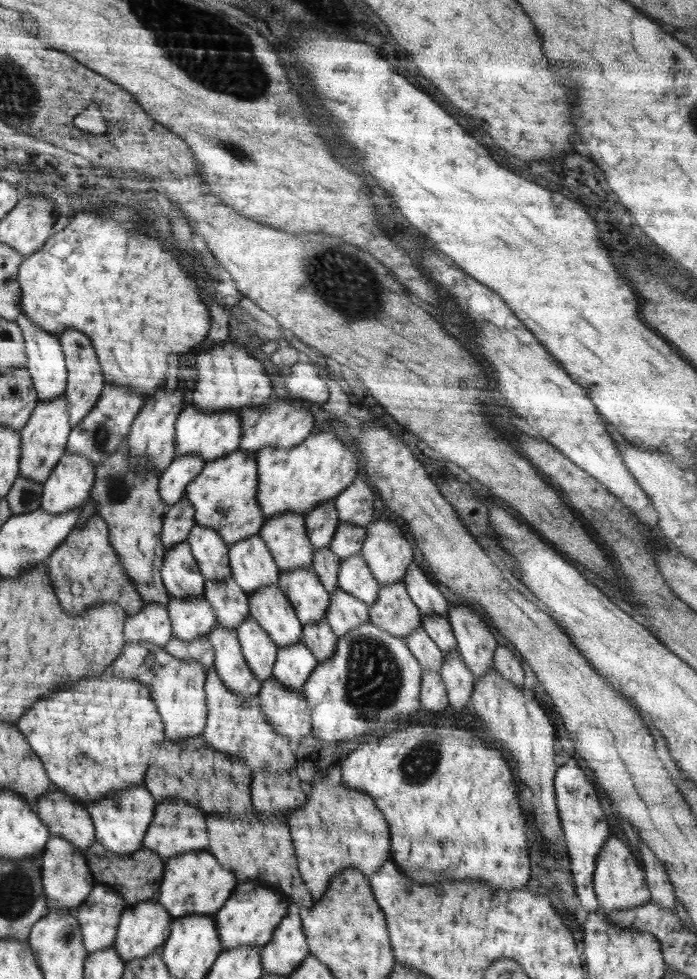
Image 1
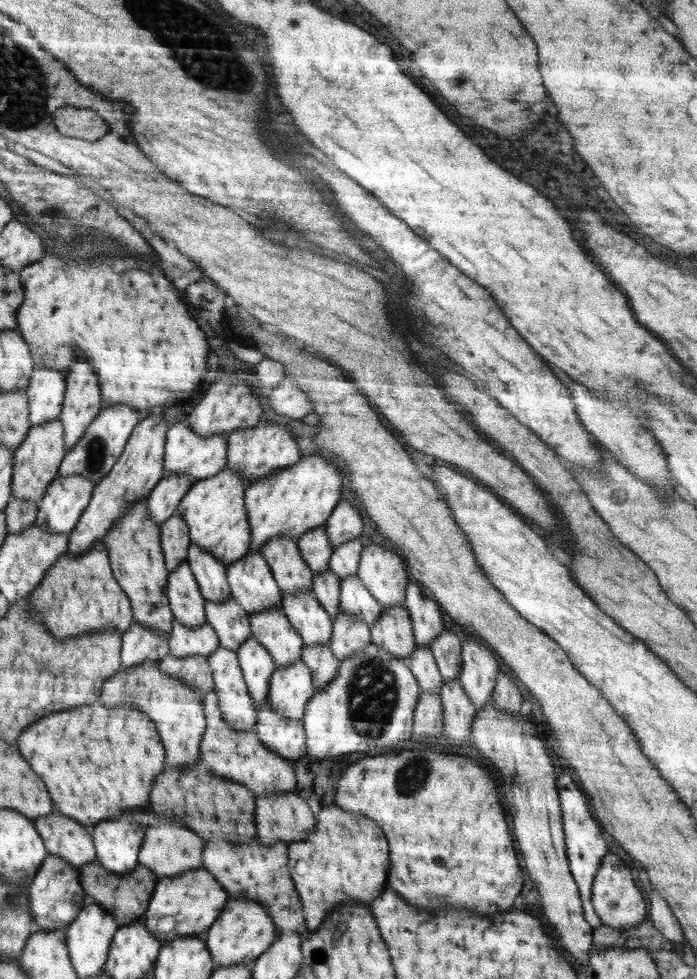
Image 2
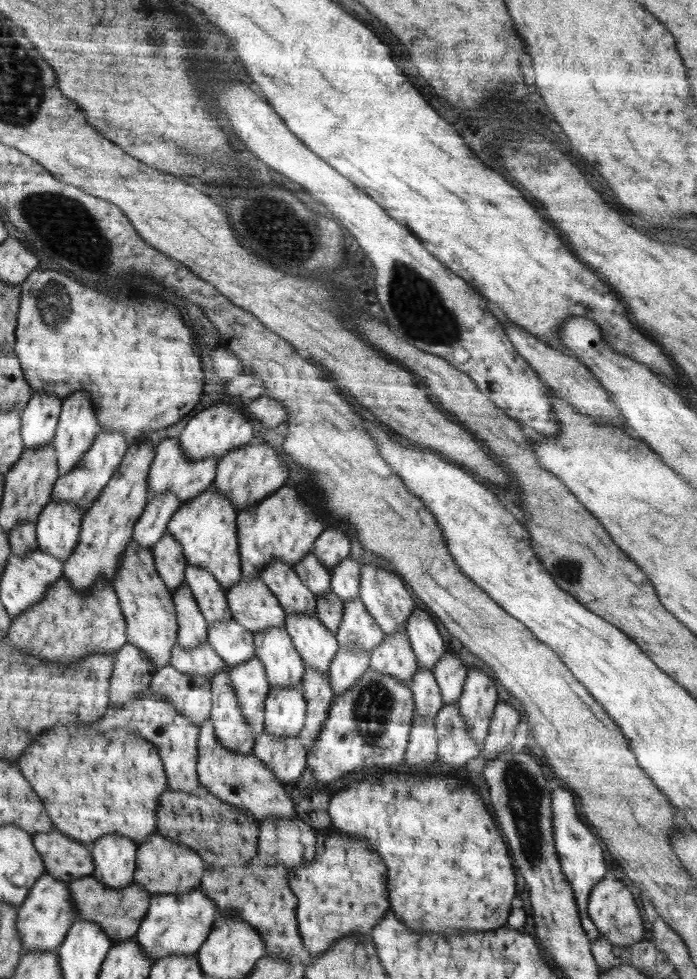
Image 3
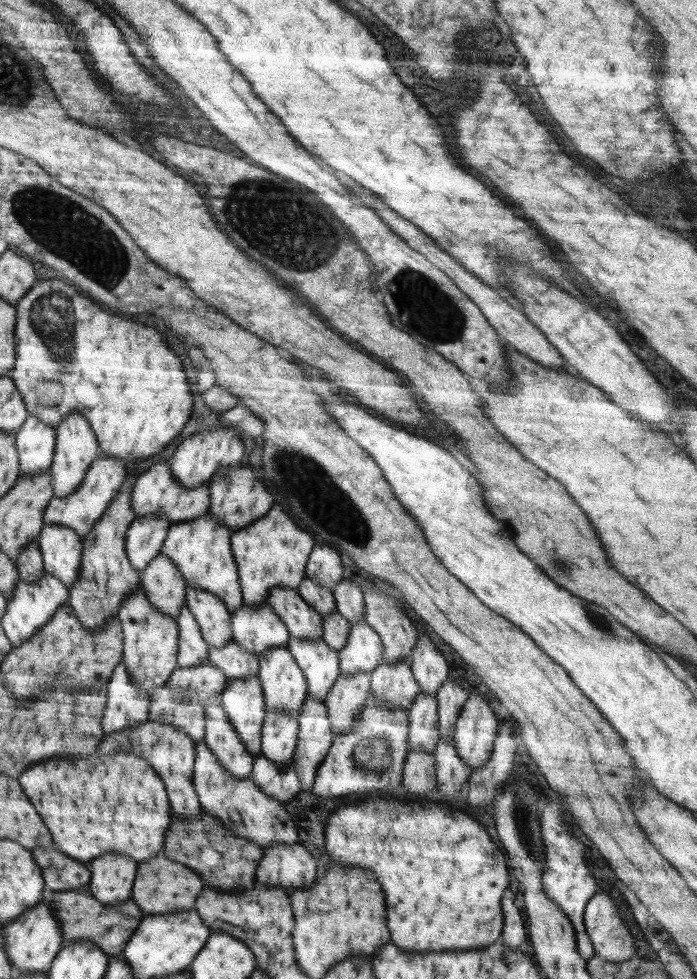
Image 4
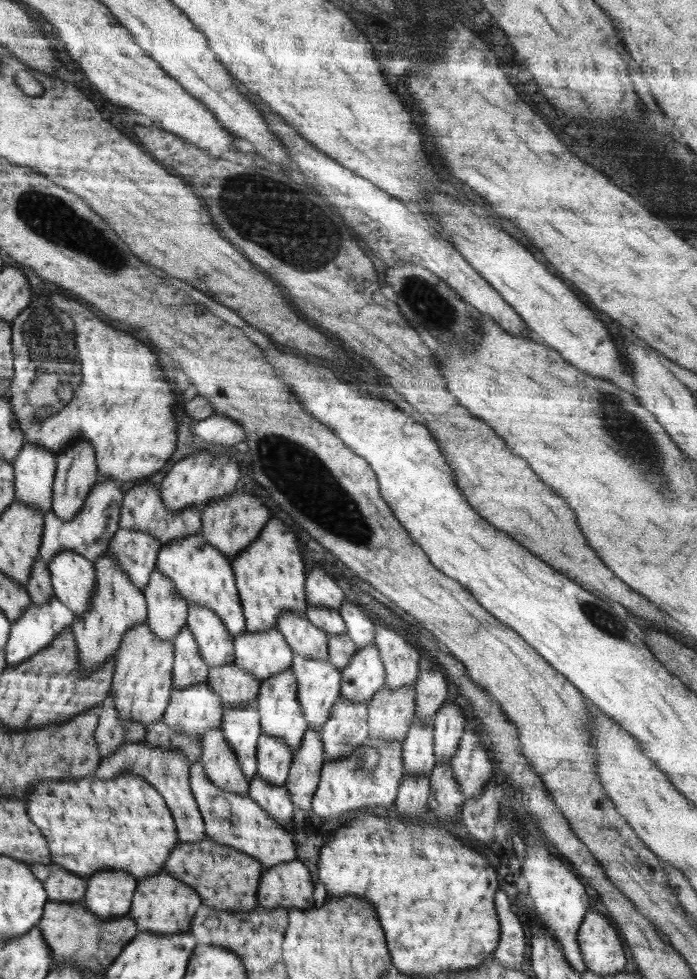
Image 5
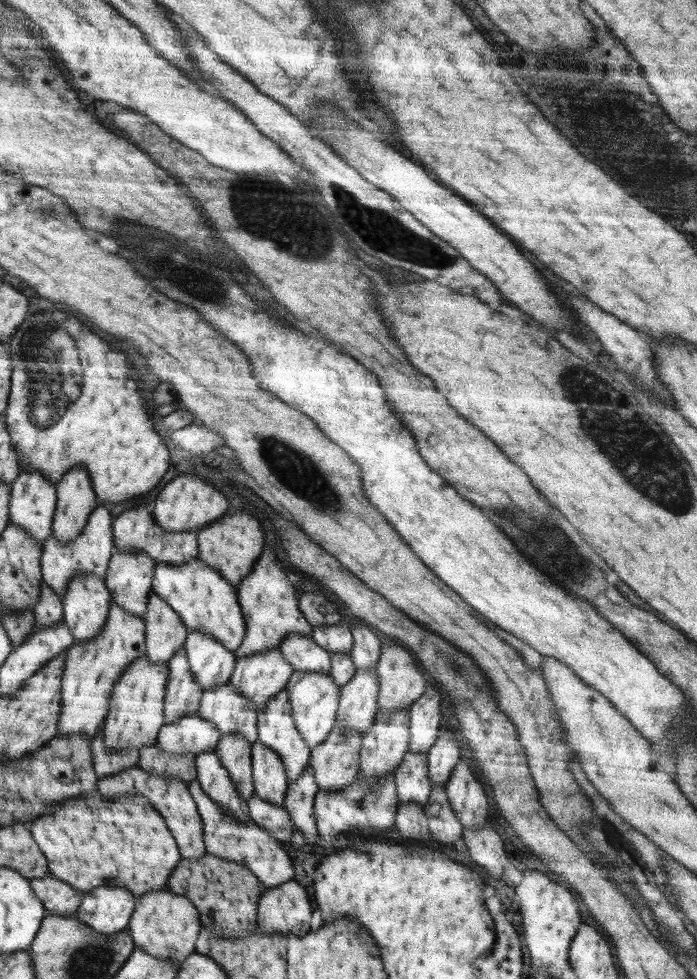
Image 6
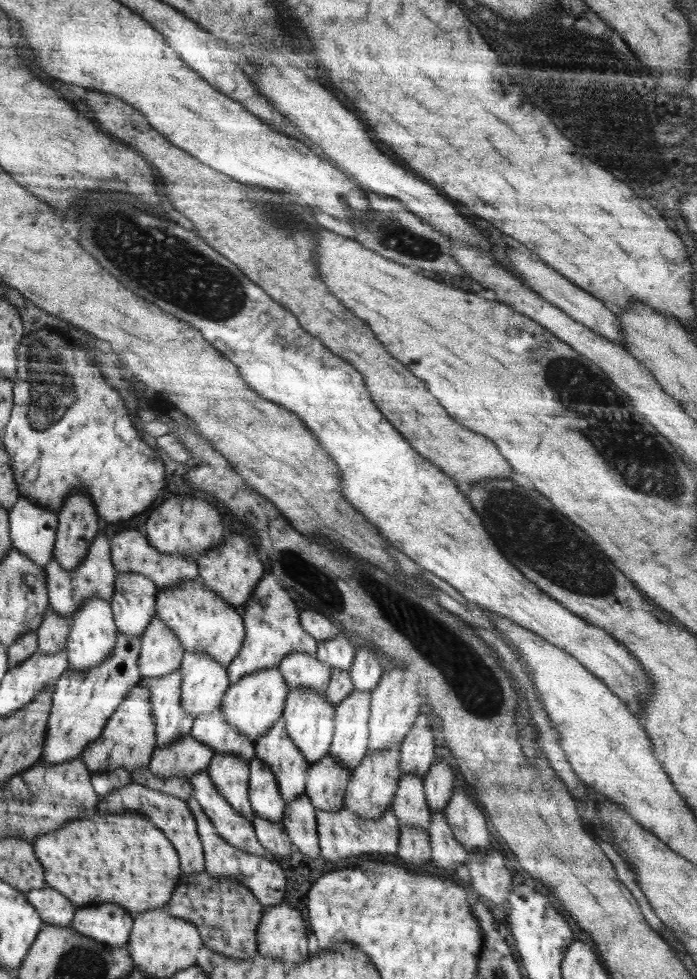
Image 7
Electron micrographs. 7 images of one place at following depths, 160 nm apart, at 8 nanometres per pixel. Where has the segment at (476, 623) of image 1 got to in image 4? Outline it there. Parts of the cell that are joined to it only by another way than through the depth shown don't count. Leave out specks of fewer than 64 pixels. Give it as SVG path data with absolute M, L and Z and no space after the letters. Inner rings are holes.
M469 693L469 697L457 718L453 739L460 758L463 758L472 770L490 758L499 723L488 701L481 694Z

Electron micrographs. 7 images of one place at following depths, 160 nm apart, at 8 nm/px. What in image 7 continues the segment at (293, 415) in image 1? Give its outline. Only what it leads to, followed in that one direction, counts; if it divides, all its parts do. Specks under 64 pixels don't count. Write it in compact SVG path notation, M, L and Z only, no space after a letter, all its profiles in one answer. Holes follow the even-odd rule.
M232 532L224 544L198 557L198 567L198 578L202 583L220 595L228 606L243 611L243 608L251 602L256 586L264 576L265 566L262 566L262 560L258 558L258 552L252 546L252 542L248 542L248 536Z

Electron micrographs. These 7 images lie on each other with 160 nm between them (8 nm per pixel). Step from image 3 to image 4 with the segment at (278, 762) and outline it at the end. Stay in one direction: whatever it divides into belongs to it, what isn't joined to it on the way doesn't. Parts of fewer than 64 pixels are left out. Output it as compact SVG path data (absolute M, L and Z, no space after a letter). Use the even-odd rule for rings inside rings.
M258 753L253 762L251 776L253 781L268 795L285 804L301 790L298 773L293 768L293 762L281 768L272 759Z

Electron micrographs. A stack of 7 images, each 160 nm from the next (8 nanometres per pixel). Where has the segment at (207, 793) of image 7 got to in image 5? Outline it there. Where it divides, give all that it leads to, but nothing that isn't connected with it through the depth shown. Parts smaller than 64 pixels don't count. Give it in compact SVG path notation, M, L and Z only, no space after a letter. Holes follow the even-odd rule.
M221 727L207 730L203 736L203 754L200 762L209 779L221 789L238 793L240 796L248 795L249 780L241 768L236 752L225 739Z

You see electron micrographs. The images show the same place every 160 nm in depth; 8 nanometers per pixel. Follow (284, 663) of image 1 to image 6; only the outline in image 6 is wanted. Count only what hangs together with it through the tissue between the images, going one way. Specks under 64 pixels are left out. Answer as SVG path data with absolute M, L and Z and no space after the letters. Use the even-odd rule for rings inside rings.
M259 740L251 744L251 755L255 794L282 807L289 780L281 756Z

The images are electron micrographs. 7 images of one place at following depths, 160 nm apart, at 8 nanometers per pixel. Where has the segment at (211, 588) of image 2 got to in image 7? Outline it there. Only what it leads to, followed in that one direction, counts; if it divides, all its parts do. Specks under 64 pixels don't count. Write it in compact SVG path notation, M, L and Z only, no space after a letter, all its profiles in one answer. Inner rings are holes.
M188 651L183 655L181 705L193 718L222 706L231 685L227 669L208 653Z

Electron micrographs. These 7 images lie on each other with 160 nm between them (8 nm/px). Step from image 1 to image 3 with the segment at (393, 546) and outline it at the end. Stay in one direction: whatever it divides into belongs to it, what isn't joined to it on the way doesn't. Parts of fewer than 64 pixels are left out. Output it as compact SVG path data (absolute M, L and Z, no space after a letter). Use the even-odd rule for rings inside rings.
M372 563L363 564L359 597L386 635L405 630L414 610L414 600L396 574Z

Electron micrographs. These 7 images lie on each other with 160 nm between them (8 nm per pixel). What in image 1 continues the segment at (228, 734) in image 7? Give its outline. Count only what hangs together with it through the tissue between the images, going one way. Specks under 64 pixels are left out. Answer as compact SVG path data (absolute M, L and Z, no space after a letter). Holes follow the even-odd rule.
M234 577L221 581L206 580L206 590L203 592L206 602L215 612L217 622L235 631L250 616L250 597L243 591Z

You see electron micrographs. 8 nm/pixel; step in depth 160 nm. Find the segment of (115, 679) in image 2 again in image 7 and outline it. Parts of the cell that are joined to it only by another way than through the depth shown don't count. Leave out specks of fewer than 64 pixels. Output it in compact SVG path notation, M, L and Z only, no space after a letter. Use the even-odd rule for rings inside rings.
M130 782L126 786L111 790L105 797L99 799L100 812L126 812L126 810L136 810L136 812L144 812L144 816L152 816L152 820L156 820L156 826L168 836L168 842L176 844L176 852L180 848L180 864L182 864L182 872L186 876L190 874L198 874L205 871L205 858L203 847L199 838L198 825L192 816L189 804L180 797L151 789L146 785Z

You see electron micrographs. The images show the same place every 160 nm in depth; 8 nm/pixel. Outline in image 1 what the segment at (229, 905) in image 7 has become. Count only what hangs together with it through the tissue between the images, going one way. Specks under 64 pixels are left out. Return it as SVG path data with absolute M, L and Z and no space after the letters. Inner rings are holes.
M202 734L184 741L165 738L152 761L152 767L146 771L143 784L152 792L157 804L168 797L184 799L192 808L204 812L205 817L216 813L244 816L252 812L251 768L240 757L210 748Z

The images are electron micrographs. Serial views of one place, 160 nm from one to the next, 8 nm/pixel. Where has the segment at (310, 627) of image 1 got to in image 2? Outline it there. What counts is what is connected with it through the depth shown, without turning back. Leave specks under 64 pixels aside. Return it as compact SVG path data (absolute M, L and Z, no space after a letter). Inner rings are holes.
M329 643L323 645L308 645L303 648L302 659L308 665L312 684L316 691L327 687L338 674L341 663L330 650Z

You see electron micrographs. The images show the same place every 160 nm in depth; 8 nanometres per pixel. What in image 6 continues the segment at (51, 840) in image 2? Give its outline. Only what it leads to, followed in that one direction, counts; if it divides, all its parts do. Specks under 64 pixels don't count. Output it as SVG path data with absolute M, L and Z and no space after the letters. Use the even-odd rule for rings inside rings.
M51 875L46 878L34 878L32 884L36 884L39 899L48 904L47 912L50 915L74 917L72 914L81 906L80 900L83 898L80 898L76 888L58 878L52 878Z

